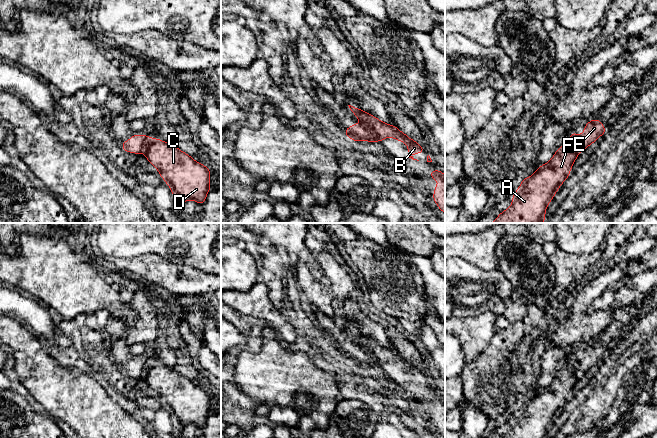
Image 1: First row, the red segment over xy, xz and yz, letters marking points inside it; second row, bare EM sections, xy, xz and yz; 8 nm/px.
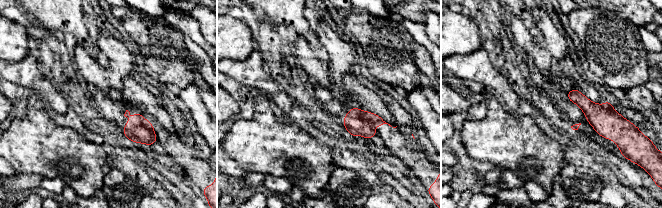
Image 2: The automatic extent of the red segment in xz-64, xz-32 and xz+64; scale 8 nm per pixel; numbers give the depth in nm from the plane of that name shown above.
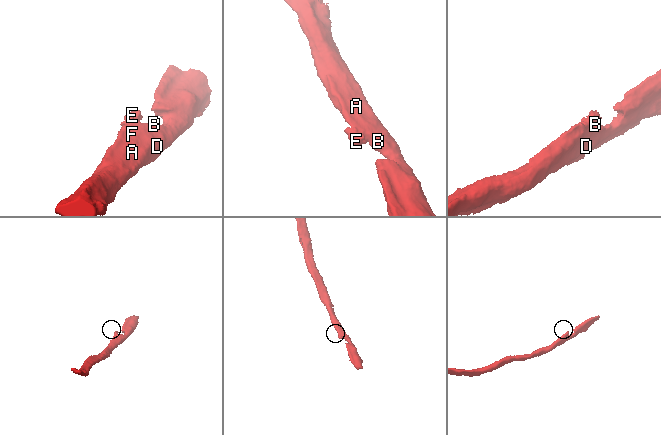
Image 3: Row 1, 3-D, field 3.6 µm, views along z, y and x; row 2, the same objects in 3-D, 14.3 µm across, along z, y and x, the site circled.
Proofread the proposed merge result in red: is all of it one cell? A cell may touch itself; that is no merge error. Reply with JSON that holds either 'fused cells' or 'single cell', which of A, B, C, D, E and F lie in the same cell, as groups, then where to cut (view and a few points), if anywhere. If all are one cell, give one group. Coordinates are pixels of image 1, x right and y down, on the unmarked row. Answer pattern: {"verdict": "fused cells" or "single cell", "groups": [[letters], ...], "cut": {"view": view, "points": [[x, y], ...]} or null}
{"verdict": "fused cells", "groups": [["A", "B", "C", "D", "F"], ["E"]], "cut": {"view": "xz", "points": [[365, 349], [378, 364]]}}

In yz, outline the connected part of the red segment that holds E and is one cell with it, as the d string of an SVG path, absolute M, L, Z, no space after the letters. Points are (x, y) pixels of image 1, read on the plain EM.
M598 343L589 345L585 349L585 354L581 359L576 359L571 355L570 363L575 366L577 372L582 375L587 372L591 367L596 366L600 359L605 358L605 351Z

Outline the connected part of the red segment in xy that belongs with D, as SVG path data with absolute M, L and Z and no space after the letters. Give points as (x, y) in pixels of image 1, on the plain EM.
M155 362L150 363L143 376L171 412L176 428L190 423L199 428L205 426L211 412L208 391L196 386L174 368Z

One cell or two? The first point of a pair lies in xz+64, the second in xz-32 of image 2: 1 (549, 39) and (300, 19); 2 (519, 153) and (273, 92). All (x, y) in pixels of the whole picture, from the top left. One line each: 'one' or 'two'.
1: two
2: two

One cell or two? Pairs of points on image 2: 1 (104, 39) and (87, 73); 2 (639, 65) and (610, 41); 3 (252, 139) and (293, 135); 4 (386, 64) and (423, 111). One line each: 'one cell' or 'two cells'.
1: one cell
2: one cell
3: one cell
4: two cells

